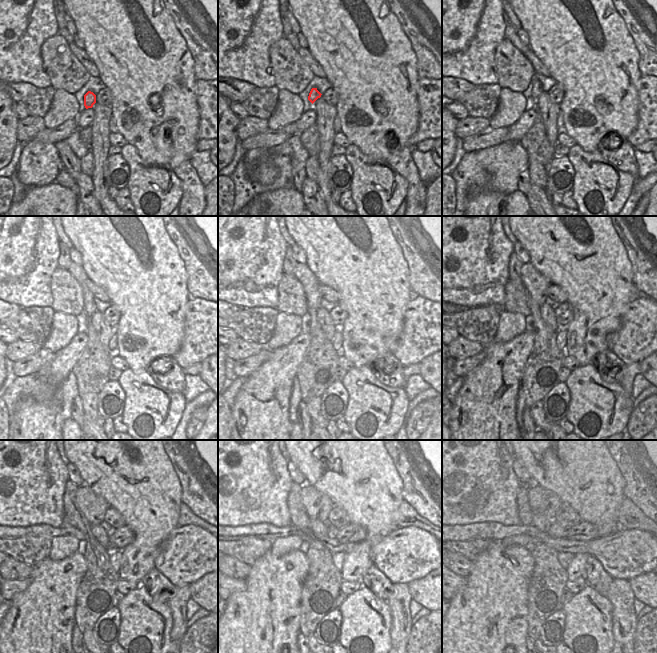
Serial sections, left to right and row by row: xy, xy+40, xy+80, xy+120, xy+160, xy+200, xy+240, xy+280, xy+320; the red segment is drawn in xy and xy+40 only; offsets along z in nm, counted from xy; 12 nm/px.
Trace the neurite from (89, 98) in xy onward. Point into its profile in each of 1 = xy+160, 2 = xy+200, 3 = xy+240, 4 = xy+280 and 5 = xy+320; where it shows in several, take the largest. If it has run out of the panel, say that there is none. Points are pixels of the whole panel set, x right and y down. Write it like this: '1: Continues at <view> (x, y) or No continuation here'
1: Continues at xy+160 (312, 293)
2: Continues at xy+200 (538, 292)
3: Continues at xy+240 (95, 513)
4: Continues at xy+280 (322, 504)
5: Continues at xy+320 (548, 503).

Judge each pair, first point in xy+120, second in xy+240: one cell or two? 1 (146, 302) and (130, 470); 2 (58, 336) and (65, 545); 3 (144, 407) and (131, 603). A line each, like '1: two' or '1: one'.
1: one
2: one
3: one

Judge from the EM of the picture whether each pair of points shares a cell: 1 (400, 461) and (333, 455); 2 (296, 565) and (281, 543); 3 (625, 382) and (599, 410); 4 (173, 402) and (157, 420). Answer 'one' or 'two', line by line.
1: two
2: two
3: two
4: one

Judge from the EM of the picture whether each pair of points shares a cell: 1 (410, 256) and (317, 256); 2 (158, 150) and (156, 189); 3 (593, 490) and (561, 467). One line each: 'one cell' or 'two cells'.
1: two cells
2: two cells
3: one cell

